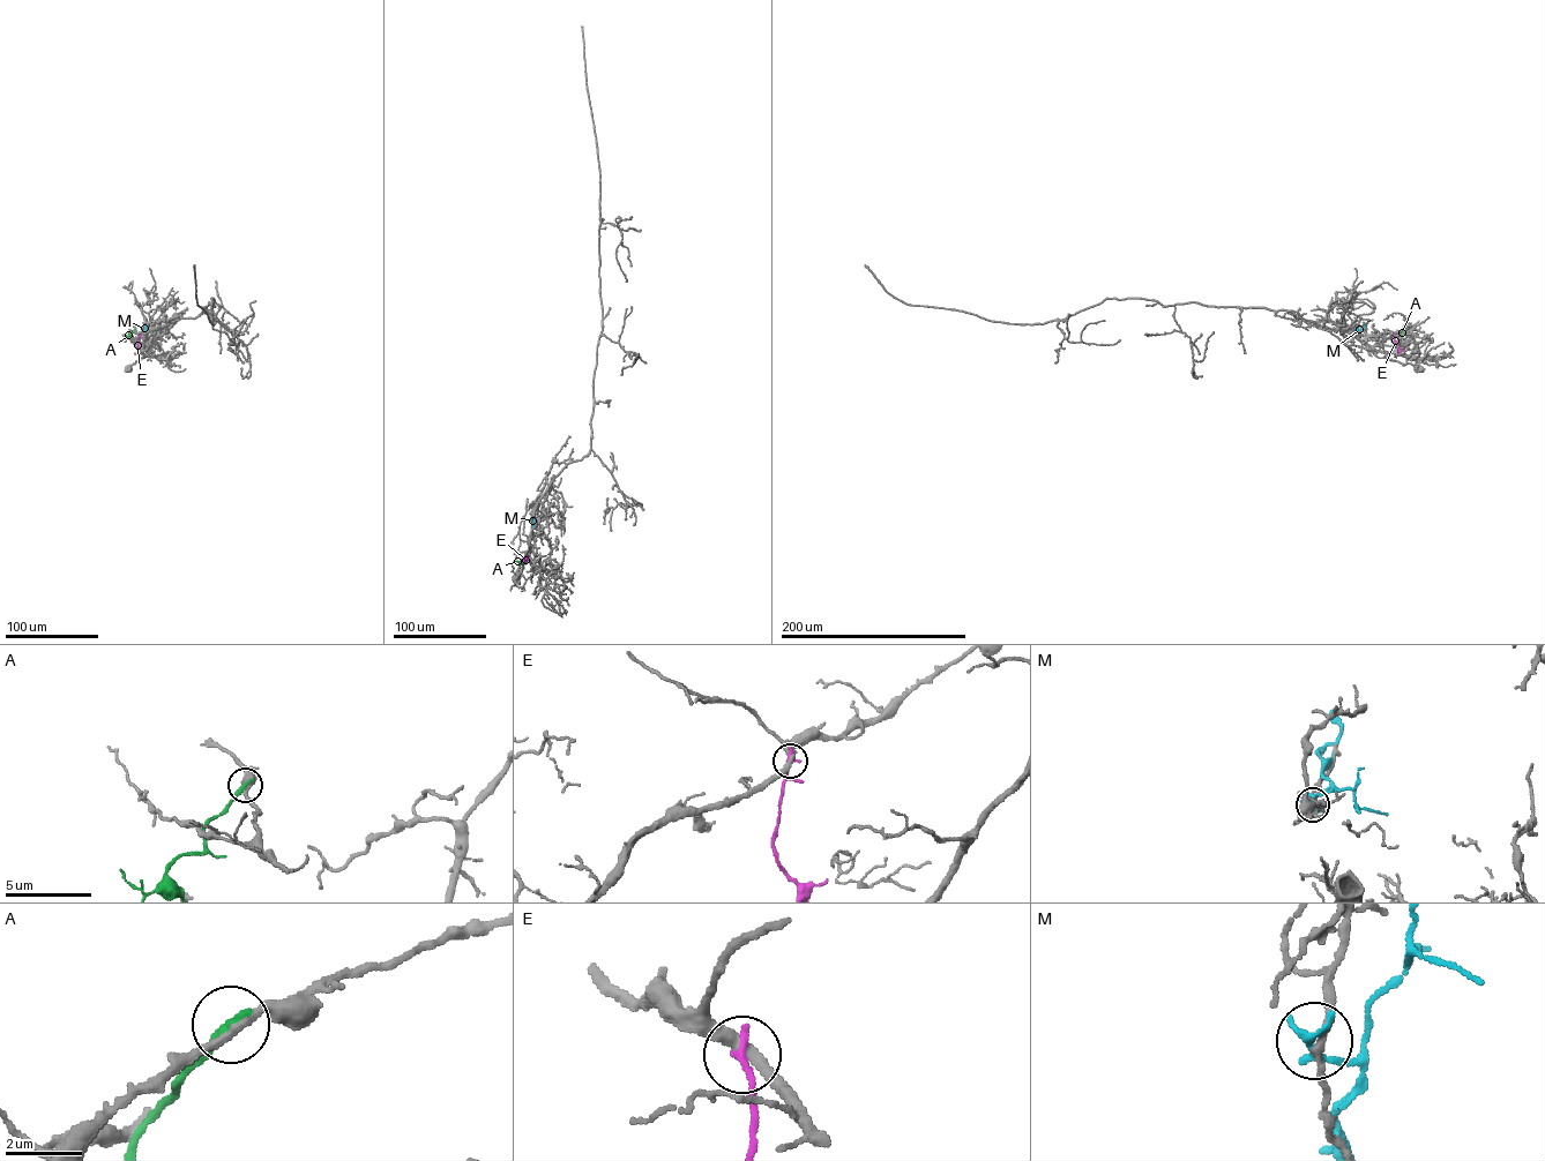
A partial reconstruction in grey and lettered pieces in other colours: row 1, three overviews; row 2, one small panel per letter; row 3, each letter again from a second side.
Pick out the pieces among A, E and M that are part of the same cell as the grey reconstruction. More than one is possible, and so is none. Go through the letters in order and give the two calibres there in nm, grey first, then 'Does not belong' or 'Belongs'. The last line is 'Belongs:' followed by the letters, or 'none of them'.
A: Thickness 220 nm (grey) against 320 nm. Does not belong
E: Thickness 360 nm (grey) against 160 nm. Does not belong
M: Thickness 200 nm (grey) against 280 nm. Does not belong
Belongs: none of them

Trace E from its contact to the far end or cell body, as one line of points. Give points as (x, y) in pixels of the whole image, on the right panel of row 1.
E: (1395, 335), (1400, 352)

